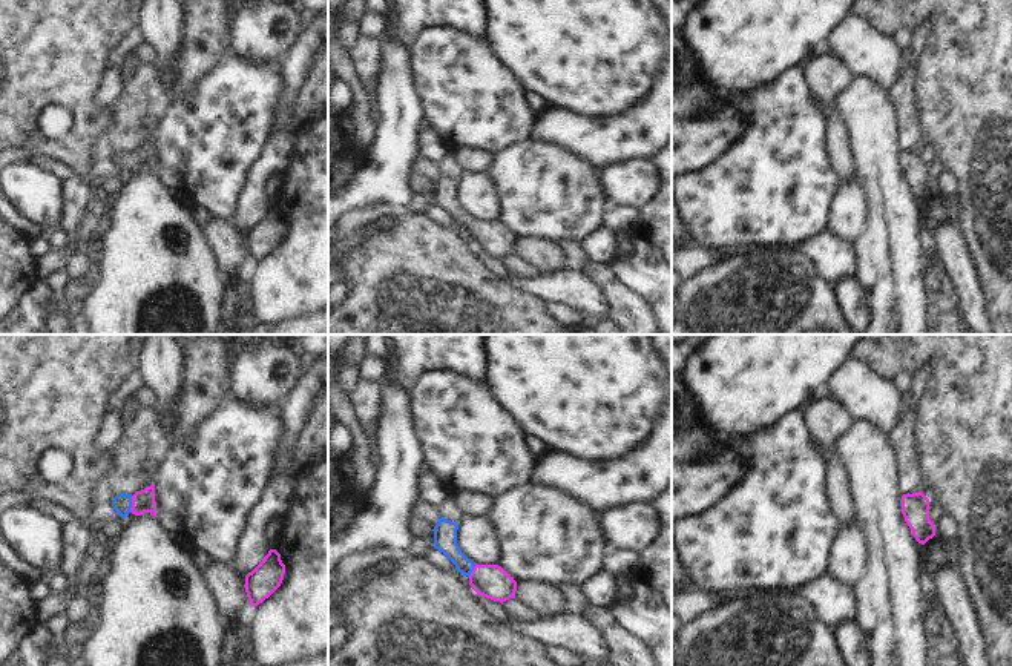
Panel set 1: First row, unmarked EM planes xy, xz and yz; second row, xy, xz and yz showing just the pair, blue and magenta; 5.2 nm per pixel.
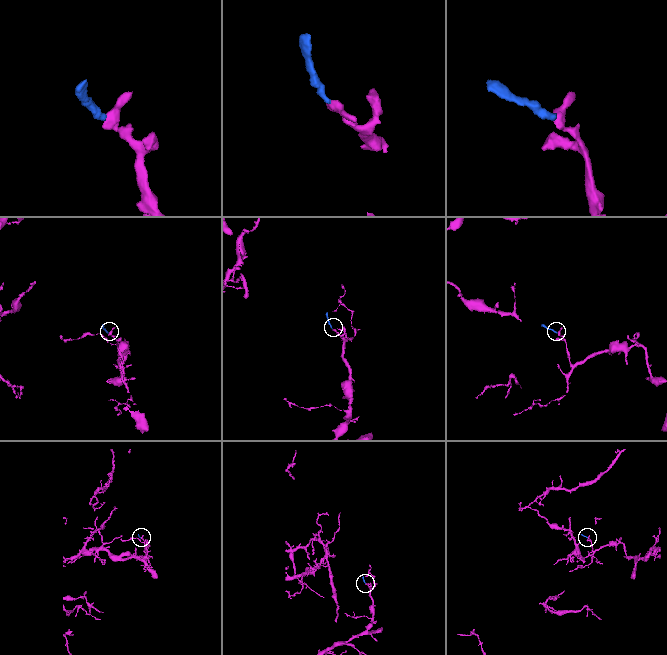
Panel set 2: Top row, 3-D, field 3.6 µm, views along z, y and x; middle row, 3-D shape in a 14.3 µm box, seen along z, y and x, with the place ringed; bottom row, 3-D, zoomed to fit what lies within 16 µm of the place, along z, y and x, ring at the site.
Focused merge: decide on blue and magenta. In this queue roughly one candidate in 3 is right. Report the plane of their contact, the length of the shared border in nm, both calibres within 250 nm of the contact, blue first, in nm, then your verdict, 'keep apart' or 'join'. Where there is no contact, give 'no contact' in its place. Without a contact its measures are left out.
xy | 90 nm | 100/120 nm | join

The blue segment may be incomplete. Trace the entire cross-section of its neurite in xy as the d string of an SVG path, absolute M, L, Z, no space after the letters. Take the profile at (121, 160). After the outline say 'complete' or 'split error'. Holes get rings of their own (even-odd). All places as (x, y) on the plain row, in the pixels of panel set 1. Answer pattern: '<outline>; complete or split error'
M155 140L136 147L133 152L126 149L115 152L112 155L112 163L121 173L130 169L135 172L150 169L156 173Z; split error

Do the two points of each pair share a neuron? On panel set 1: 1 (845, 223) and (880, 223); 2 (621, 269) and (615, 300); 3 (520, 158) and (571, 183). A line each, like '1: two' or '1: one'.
1: two
2: two
3: one

